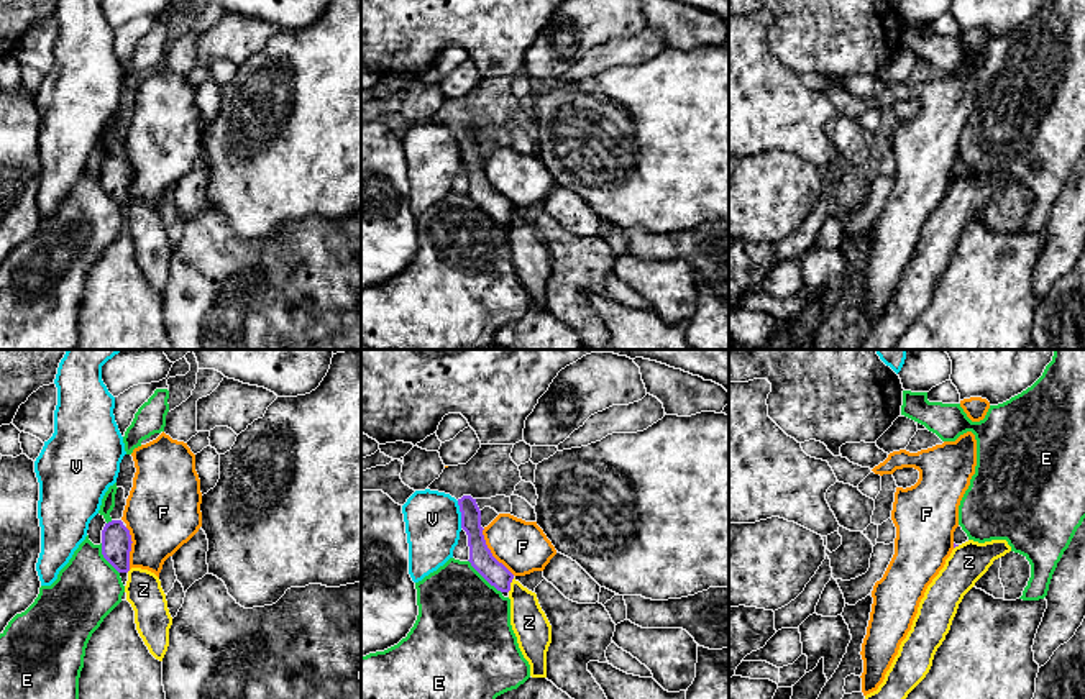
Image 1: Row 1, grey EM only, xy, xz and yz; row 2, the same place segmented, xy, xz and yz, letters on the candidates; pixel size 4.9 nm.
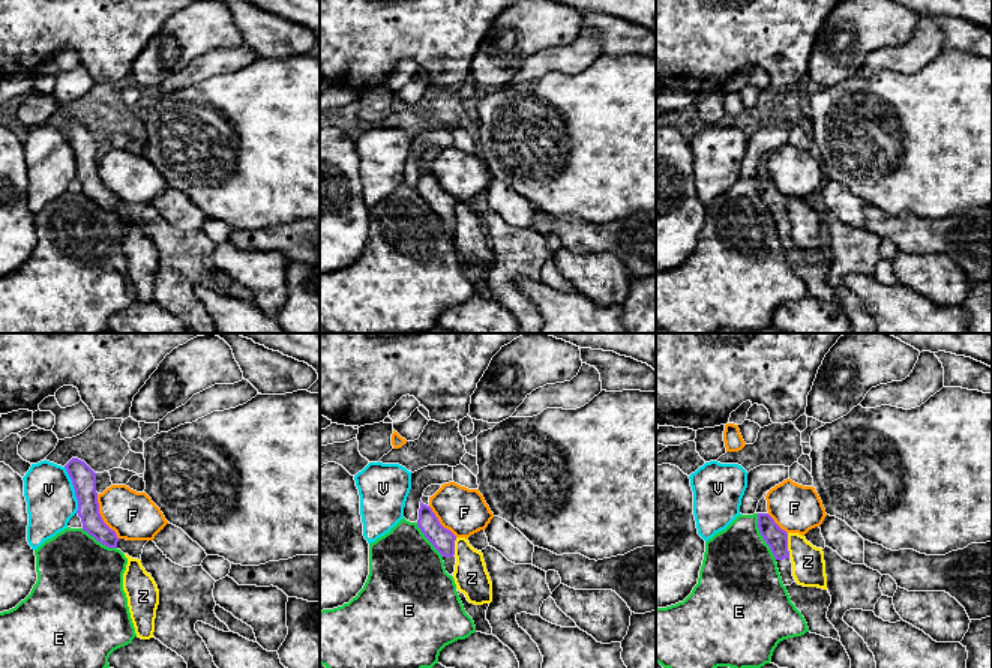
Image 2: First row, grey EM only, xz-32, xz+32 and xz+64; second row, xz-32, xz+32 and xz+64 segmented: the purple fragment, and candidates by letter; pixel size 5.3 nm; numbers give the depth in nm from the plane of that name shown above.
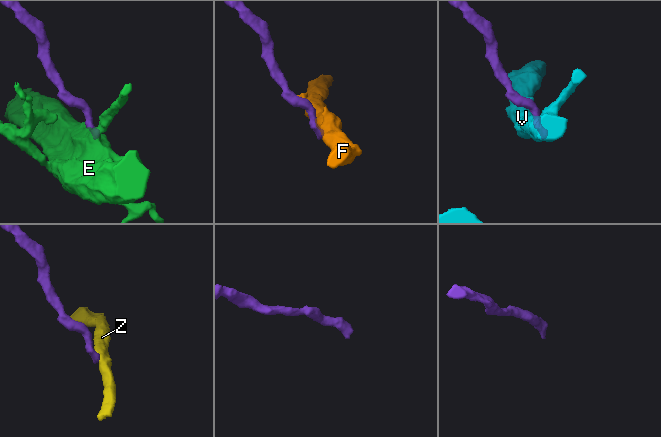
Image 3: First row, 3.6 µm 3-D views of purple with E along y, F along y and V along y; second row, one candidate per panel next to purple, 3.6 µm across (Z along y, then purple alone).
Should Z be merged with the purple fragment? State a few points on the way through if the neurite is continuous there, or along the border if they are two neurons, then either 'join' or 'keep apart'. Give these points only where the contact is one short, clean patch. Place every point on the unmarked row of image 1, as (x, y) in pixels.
border along xz (514, 210), (508, 223); keep apart

